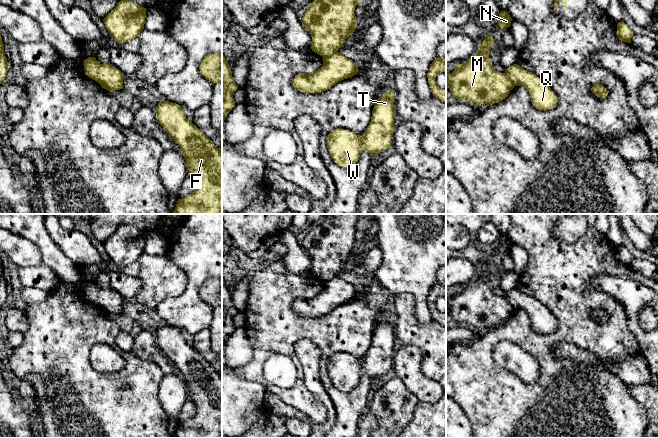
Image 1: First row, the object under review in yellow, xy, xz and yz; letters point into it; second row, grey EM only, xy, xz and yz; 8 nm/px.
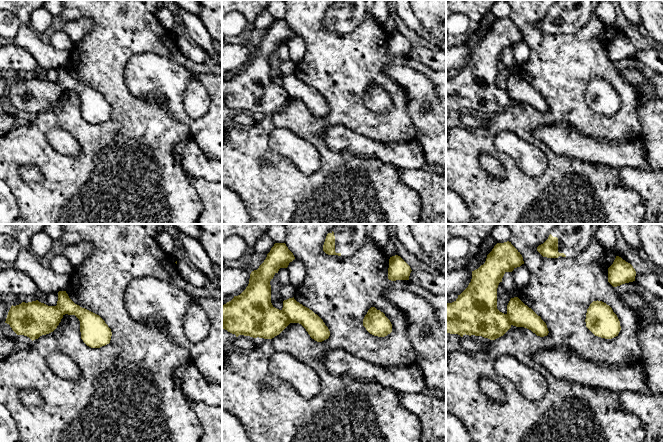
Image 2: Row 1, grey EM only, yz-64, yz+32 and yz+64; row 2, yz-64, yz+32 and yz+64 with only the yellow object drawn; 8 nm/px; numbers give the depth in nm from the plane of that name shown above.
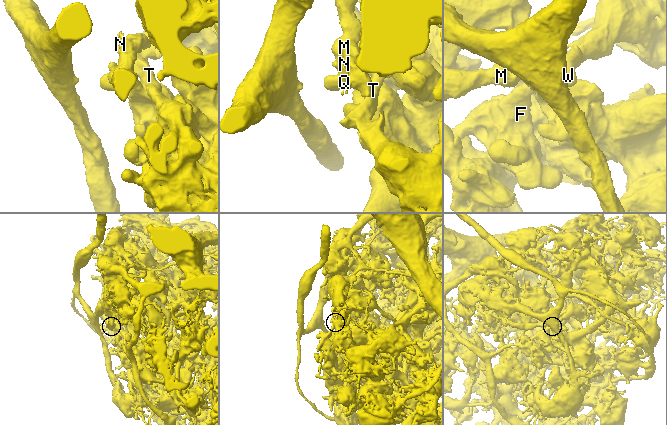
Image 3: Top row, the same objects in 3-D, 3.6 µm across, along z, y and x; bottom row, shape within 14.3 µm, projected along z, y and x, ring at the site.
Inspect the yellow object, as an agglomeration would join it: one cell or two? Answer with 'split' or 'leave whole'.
split

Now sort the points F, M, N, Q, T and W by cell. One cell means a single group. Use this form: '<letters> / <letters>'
F Q T W / M N

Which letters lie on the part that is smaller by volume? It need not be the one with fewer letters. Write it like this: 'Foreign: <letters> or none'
Foreign: M, N

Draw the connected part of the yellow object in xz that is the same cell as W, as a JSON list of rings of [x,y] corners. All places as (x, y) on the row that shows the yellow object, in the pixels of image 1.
[[[388,90],[375,102],[371,121],[362,135],[342,128],[337,128],[328,134],[327,148],[333,161],[342,168],[349,168],[356,164],[363,150],[366,150],[370,156],[377,156],[380,152],[388,149],[392,145],[395,116],[394,95],[391,90]]]

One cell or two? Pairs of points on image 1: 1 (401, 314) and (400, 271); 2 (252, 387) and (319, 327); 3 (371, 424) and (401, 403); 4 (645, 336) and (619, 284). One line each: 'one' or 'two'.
1: two
2: two
3: one
4: one

